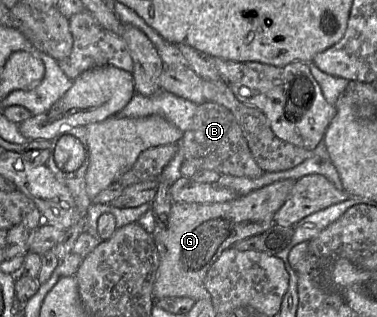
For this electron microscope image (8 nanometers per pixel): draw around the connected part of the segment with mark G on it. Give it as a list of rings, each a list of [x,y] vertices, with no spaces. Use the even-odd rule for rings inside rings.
[[[293,179],[280,180],[227,202],[174,202],[166,225],[158,225],[156,222],[152,233],[160,256],[160,266],[153,287],[154,299],[211,299],[204,285],[210,266],[225,249],[236,242],[268,230],[275,223],[274,215],[286,201],[295,182]]]

